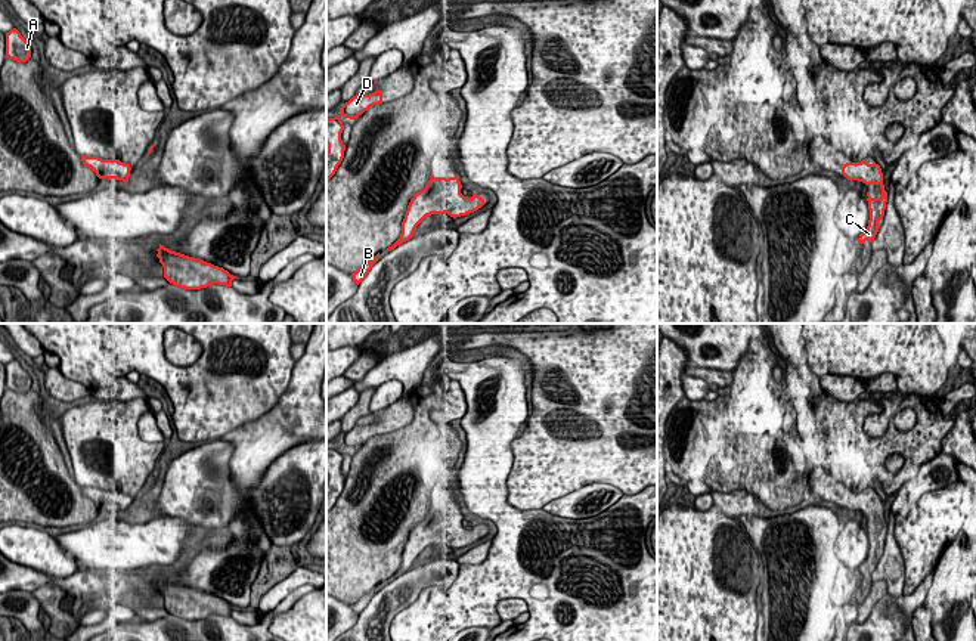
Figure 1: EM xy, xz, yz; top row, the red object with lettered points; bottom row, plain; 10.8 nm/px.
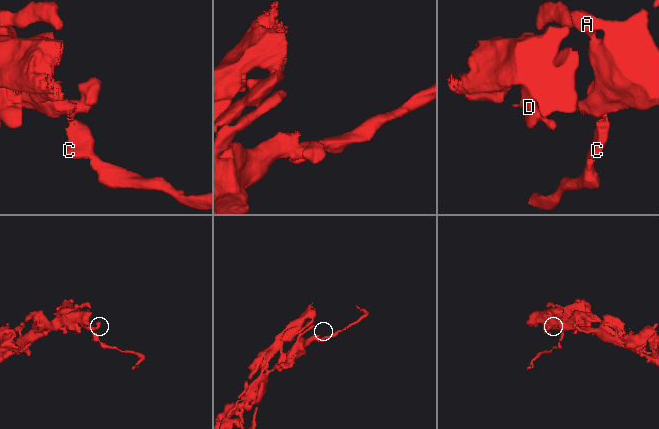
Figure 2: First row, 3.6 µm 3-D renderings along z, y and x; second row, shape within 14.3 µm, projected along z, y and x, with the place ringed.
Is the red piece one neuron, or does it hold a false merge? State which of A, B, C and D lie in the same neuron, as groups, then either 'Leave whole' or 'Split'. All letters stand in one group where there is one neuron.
Groups: A B C D. Leave whole

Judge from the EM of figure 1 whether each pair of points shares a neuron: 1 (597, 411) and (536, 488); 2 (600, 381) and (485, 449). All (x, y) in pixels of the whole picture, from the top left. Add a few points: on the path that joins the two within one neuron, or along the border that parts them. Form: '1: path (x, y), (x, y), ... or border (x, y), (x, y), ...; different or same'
1: path (604, 434), (598, 440), (582, 442), (560, 464); same
2: border (529, 417), (524, 421); different

